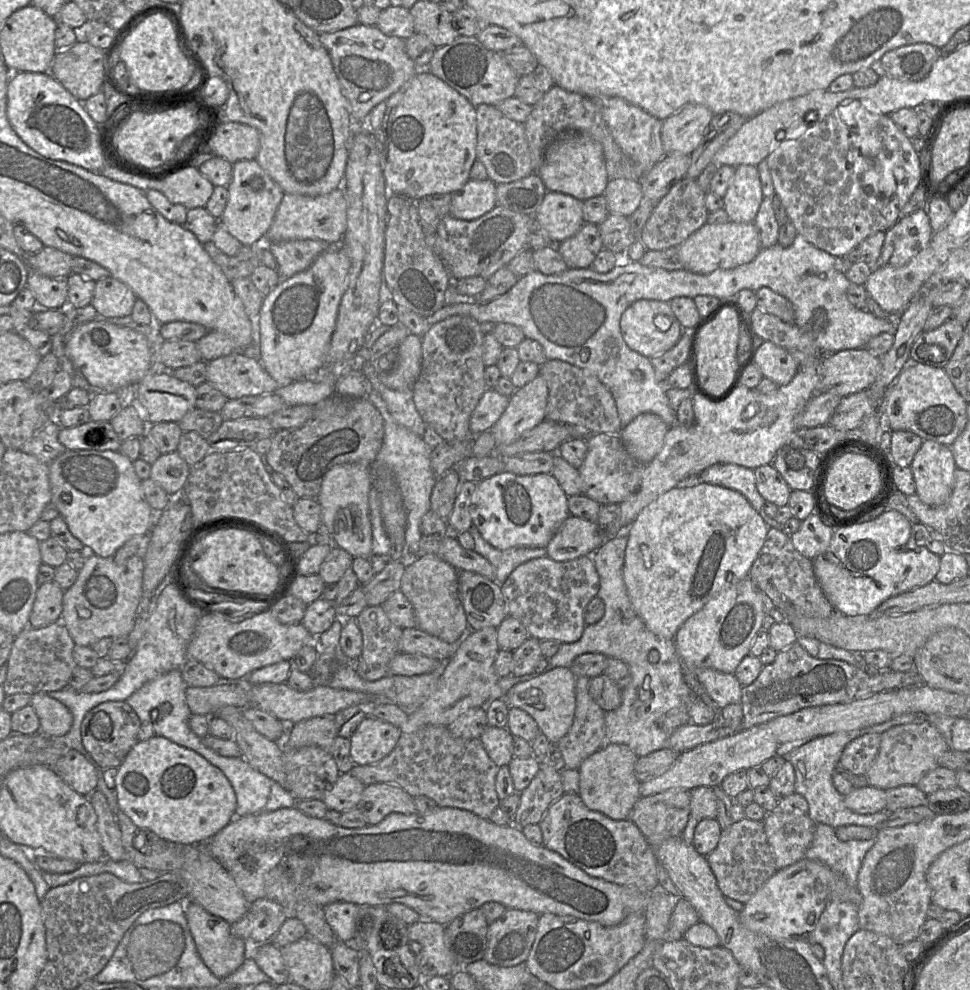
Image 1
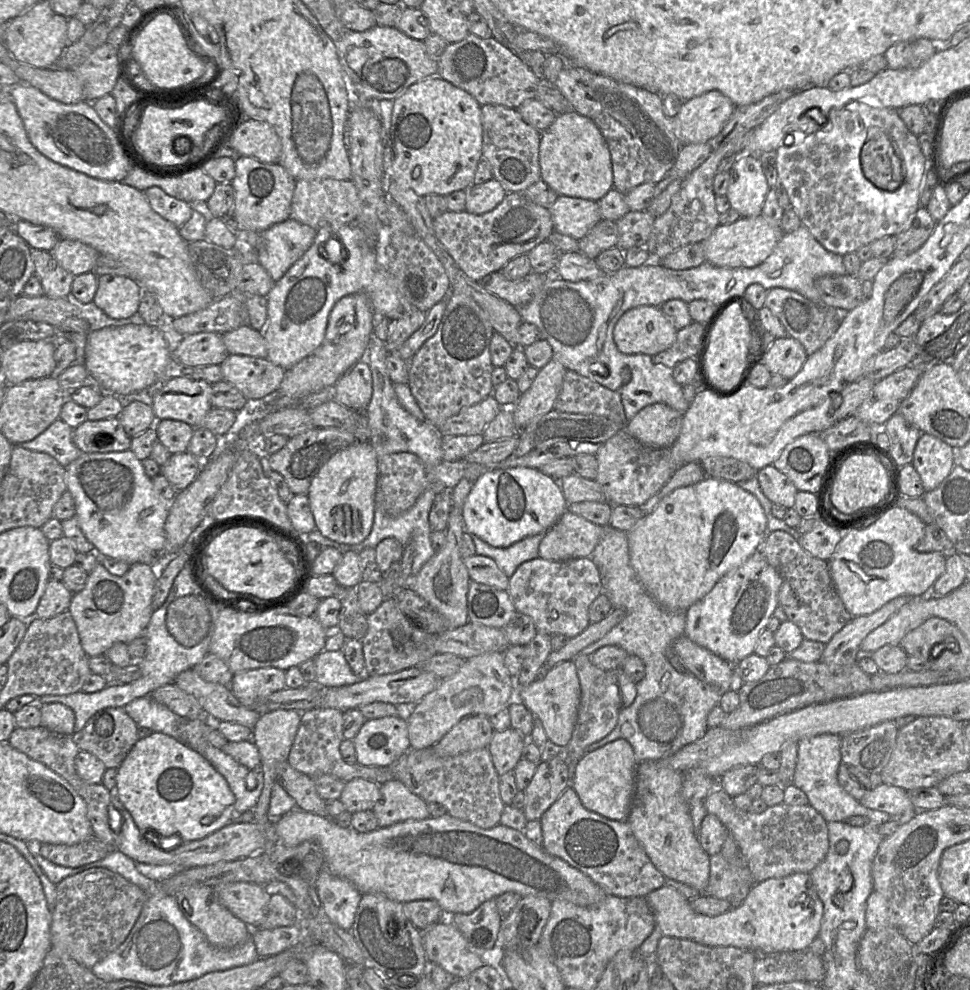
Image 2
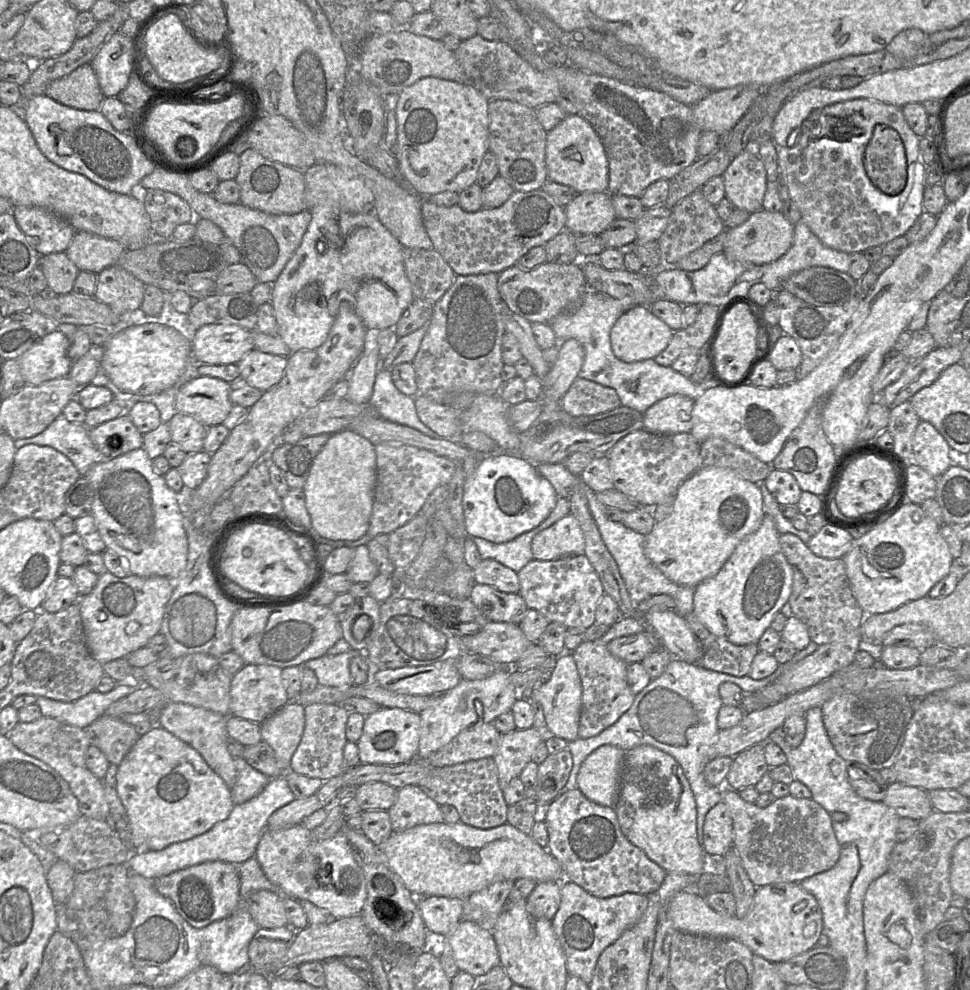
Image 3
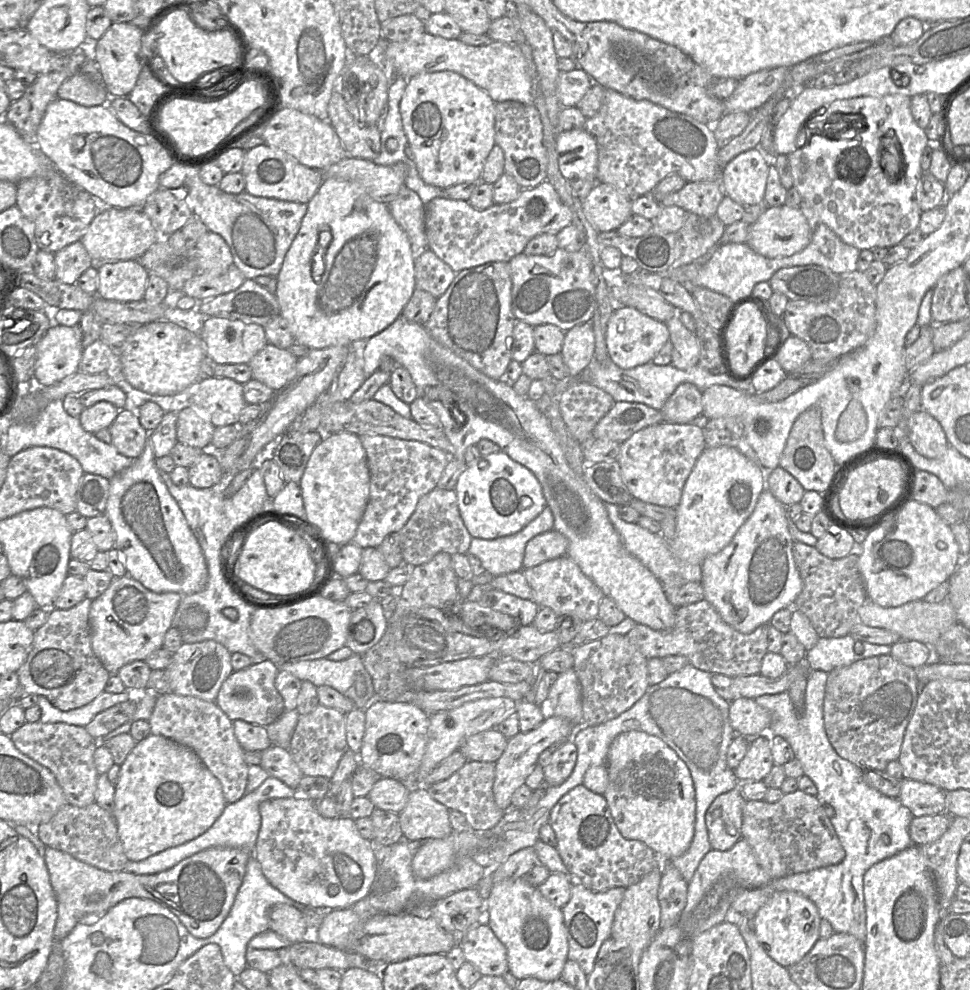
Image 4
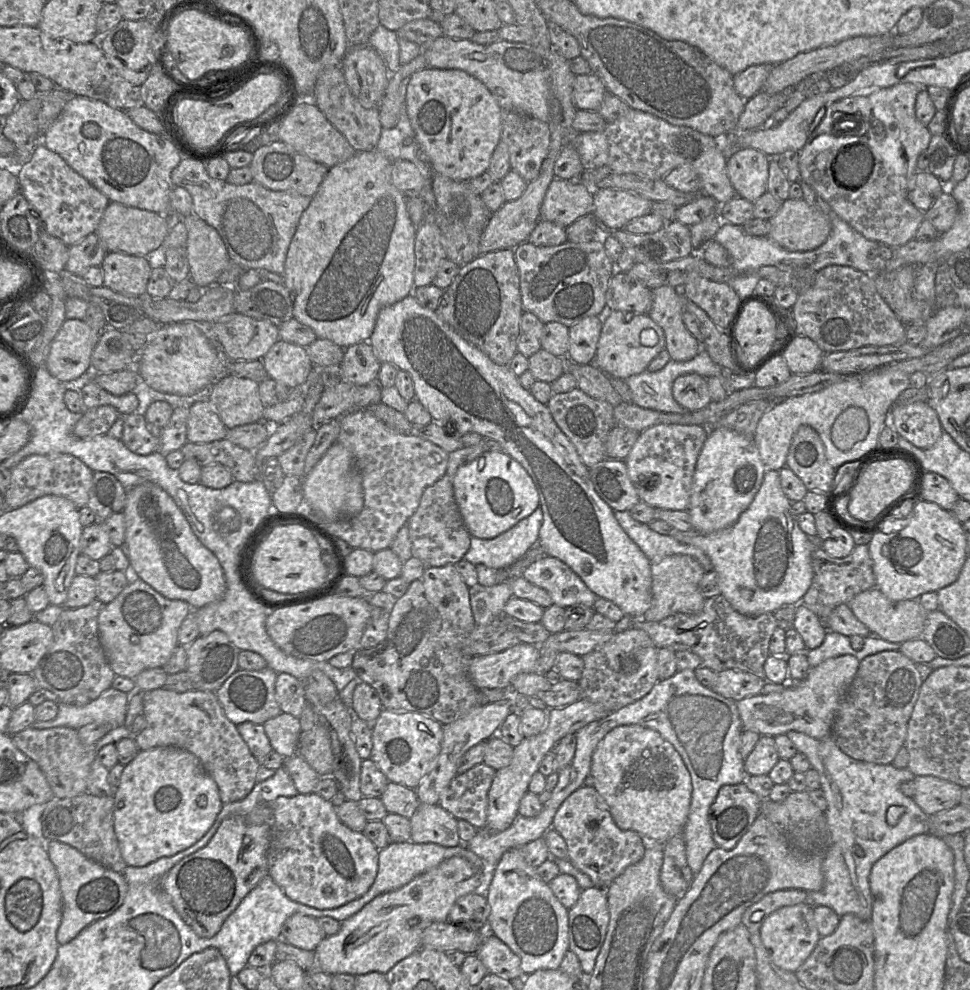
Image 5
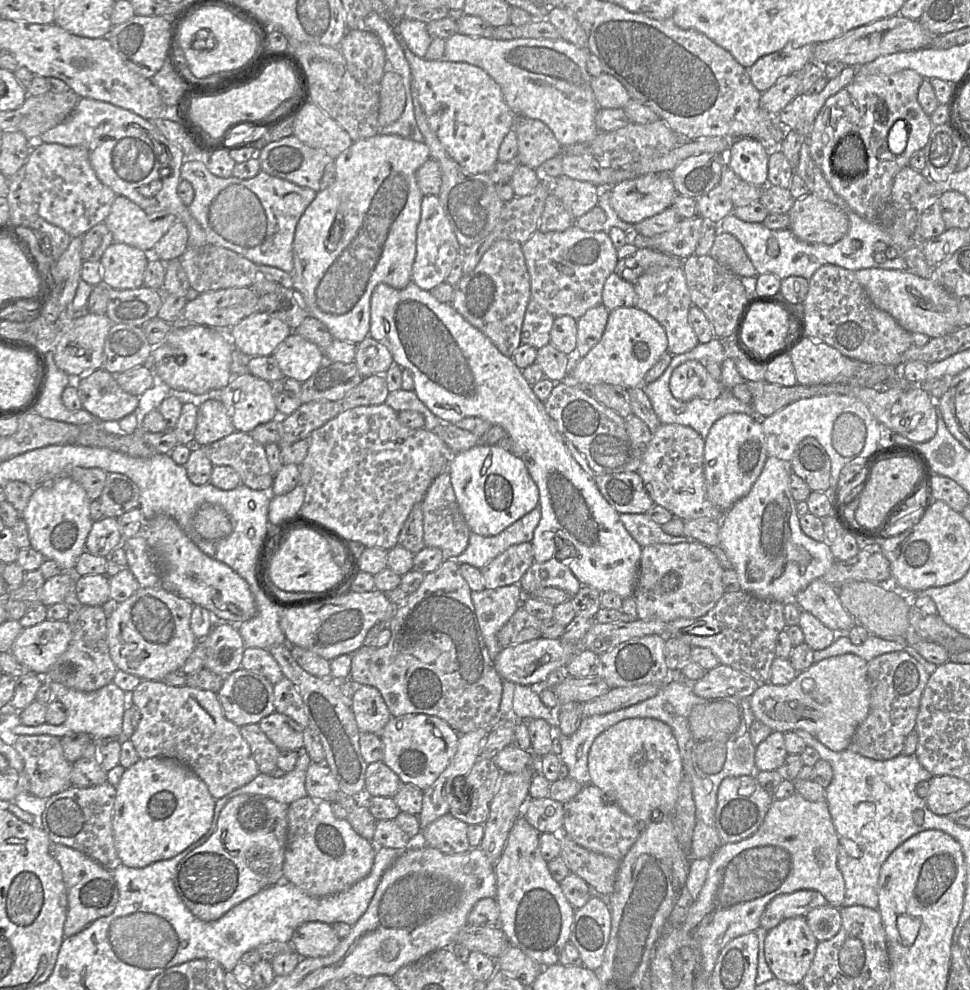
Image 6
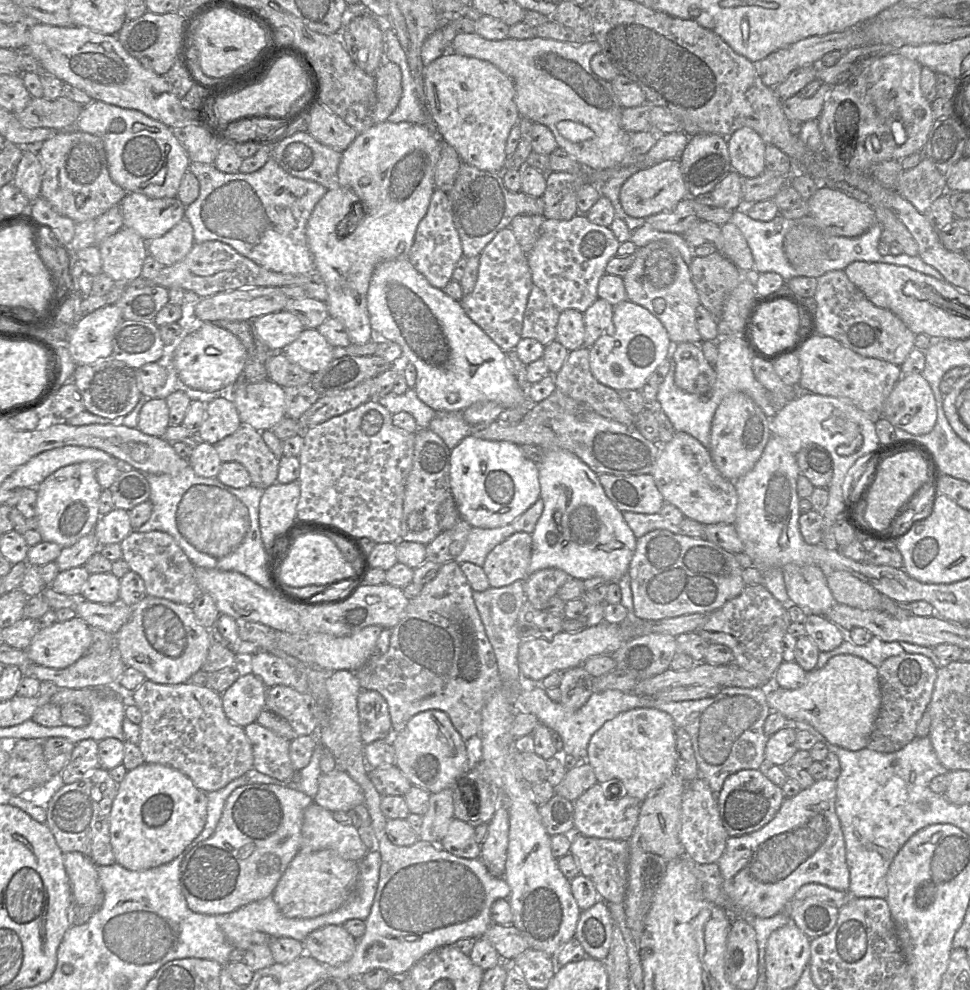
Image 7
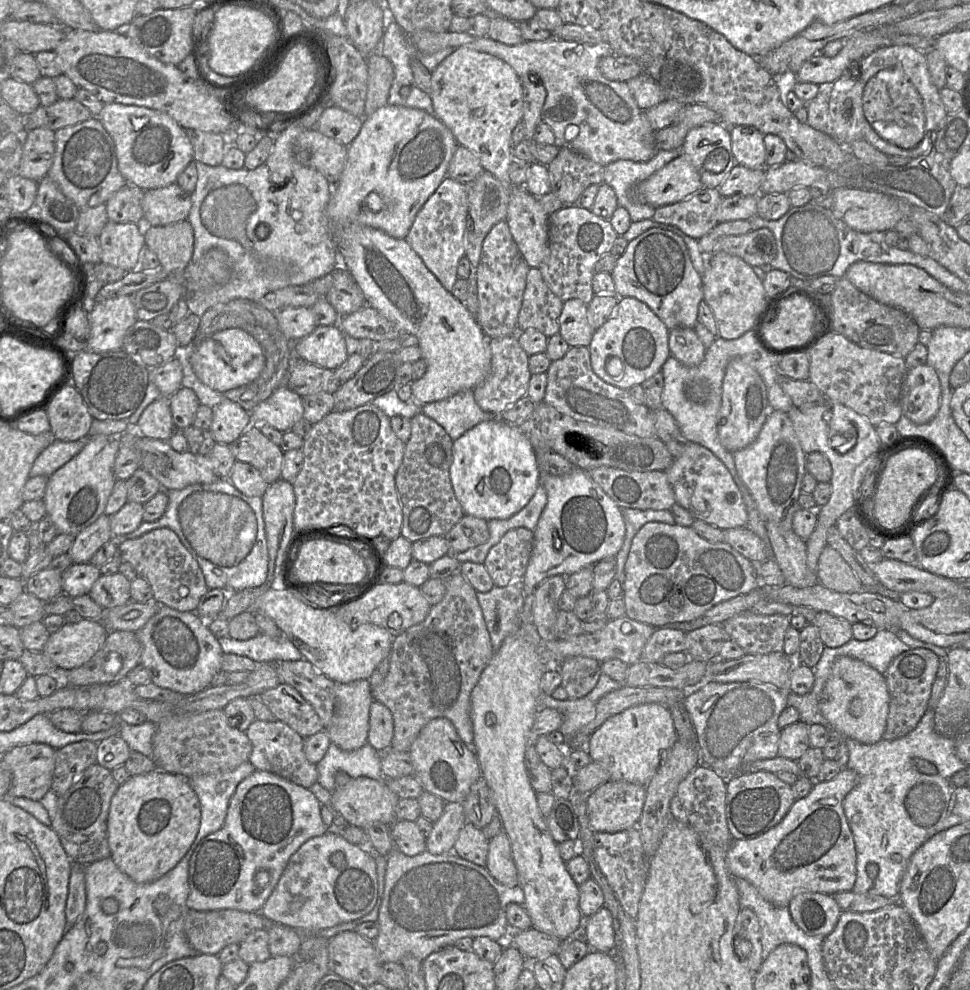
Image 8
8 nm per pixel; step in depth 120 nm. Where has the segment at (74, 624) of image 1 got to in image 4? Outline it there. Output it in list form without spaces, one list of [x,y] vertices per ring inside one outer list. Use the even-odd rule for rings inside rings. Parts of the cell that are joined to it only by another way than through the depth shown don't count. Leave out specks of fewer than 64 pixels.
[[[129,575],[114,576],[109,587],[92,600],[89,611],[92,649],[110,674],[117,674],[122,666],[134,660],[145,660],[152,652],[163,647],[165,634],[172,627],[181,599],[182,595],[177,592],[153,592]]]

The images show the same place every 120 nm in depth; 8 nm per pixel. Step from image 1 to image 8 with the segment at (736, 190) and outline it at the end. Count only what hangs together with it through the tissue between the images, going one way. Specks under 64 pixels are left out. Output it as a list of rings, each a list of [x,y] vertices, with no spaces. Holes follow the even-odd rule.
[[[736,125],[730,127],[730,134],[736,165],[749,169],[767,168],[763,133],[753,126]]]

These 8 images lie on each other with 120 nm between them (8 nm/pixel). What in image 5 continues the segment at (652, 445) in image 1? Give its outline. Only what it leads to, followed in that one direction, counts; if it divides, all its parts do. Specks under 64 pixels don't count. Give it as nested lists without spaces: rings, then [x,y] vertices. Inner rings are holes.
[[[684,374],[675,379],[672,386],[675,401],[686,411],[705,408],[711,401],[707,378],[697,374]]]

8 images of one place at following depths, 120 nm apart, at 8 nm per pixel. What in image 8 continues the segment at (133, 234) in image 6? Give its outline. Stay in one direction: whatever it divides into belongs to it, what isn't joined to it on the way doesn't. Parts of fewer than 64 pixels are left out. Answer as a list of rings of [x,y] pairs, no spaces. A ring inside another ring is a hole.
[[[177,182],[162,188],[144,190],[143,224],[164,226],[187,220],[191,205],[191,194],[185,192]]]

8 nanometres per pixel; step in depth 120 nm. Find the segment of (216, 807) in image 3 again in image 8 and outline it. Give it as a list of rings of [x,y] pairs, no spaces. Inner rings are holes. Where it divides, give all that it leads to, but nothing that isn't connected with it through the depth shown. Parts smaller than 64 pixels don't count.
[[[156,769],[131,776],[119,785],[108,814],[111,859],[136,883],[156,881],[172,870],[193,844],[200,827],[201,807],[189,779]]]

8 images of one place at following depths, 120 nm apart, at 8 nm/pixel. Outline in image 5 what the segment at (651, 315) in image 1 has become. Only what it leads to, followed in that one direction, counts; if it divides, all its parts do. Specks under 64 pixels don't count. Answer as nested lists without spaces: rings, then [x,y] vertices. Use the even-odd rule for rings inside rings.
[[[607,311],[592,362],[608,376],[626,380],[632,375],[645,371],[650,362],[665,348],[663,329],[648,314],[631,311]]]

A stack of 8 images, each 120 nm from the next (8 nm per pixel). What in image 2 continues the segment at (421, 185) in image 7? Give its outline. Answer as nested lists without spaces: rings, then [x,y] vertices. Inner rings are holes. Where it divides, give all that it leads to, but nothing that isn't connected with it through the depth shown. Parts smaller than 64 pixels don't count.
[[[357,223],[343,225],[339,229],[330,229],[330,227],[319,228],[318,230],[316,230],[315,239],[312,245],[310,246],[310,248],[303,254],[303,256],[299,260],[297,260],[290,267],[290,269],[284,274],[284,276],[279,281],[274,283],[274,286],[272,287],[271,291],[267,295],[268,322],[264,330],[258,330],[259,332],[262,333],[262,335],[264,336],[266,340],[267,351],[268,351],[266,359],[272,362],[273,364],[283,368],[284,370],[287,370],[293,367],[294,365],[296,365],[298,362],[300,362],[302,359],[304,359],[311,353],[313,353],[321,345],[322,341],[324,340],[329,316],[335,304],[342,297],[350,295],[350,294],[355,294],[355,293],[366,294],[371,301],[374,314],[376,316],[385,316],[391,320],[398,320],[398,319],[404,318],[406,315],[408,315],[412,310],[416,308],[401,294],[401,292],[399,291],[397,287],[395,278],[390,273],[388,268],[385,266],[380,256],[377,254],[373,239]]]

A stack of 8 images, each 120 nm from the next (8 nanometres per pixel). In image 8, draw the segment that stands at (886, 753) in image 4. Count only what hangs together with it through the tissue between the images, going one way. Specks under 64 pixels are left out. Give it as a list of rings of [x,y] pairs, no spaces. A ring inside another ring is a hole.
[[[924,648],[910,649],[893,659],[883,673],[890,695],[887,724],[882,739],[895,740],[916,728],[929,707],[932,687],[939,669],[939,658]]]

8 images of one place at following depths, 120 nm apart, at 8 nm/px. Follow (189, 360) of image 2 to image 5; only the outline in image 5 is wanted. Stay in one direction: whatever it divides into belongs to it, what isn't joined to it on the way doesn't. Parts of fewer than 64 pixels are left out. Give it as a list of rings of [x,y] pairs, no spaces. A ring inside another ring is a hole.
[[[236,312],[213,325],[216,340],[229,361],[262,360],[279,340],[277,325]]]

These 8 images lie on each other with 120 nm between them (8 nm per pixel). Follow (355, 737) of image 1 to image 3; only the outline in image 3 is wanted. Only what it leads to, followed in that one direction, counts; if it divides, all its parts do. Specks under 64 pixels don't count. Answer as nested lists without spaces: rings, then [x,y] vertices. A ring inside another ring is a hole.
[[[381,707],[365,719],[363,733],[357,743],[360,763],[398,765],[410,762],[418,753],[420,726],[420,714],[417,712]]]

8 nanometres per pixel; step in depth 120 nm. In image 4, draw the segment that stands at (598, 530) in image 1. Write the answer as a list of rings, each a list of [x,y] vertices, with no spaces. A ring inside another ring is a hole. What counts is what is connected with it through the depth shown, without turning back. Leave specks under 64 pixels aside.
[[[551,529],[538,534],[529,540],[526,545],[523,569],[564,556],[567,553],[567,549],[568,539],[560,532]]]

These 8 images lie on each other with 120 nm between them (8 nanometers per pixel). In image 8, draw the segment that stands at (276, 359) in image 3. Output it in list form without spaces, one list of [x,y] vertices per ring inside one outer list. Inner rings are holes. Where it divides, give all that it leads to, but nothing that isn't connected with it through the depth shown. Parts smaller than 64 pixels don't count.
[[[337,324],[317,326],[309,335],[293,344],[296,358],[334,370],[348,358],[346,335]]]

